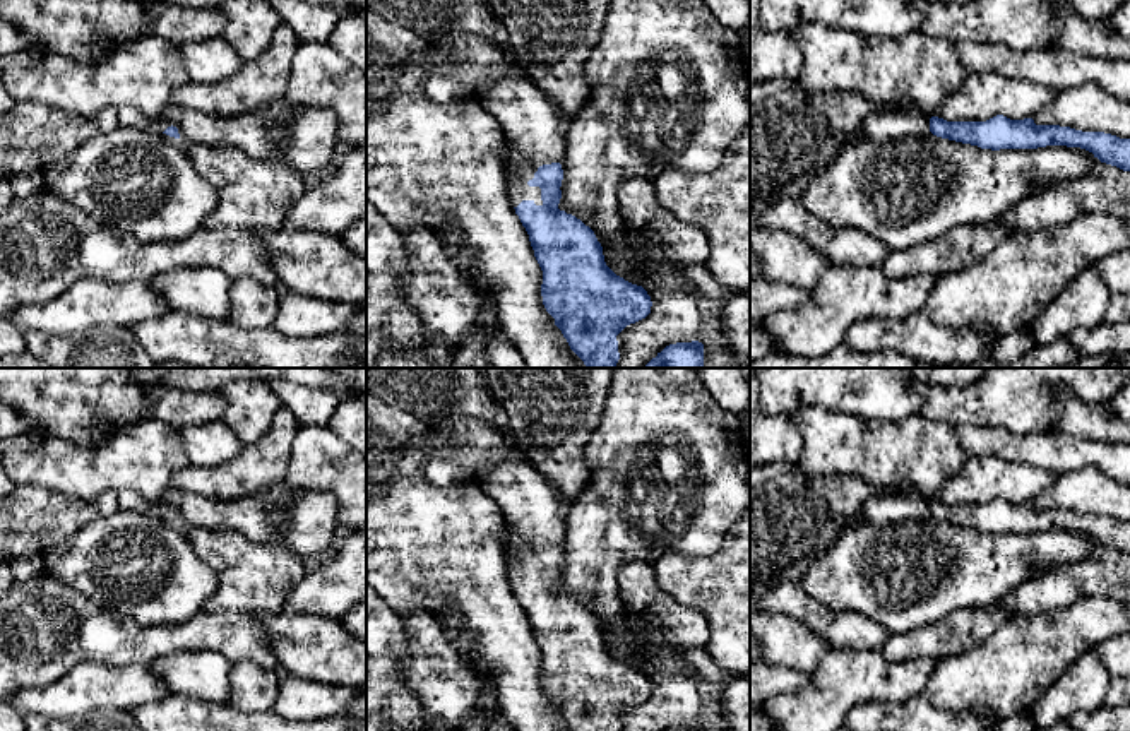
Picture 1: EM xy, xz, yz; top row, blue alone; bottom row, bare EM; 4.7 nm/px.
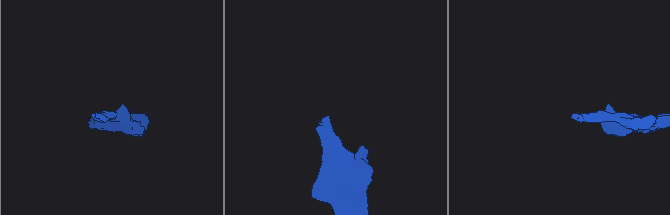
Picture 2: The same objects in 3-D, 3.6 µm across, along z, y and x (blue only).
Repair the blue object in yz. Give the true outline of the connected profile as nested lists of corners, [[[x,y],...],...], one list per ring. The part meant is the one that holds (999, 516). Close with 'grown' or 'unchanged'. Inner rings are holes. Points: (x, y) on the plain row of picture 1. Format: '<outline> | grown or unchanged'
[[[890,493],[882,496],[871,496],[858,512],[858,520],[870,520],[875,526],[895,524],[901,520],[923,519],[931,515],[937,520],[978,529],[981,532],[1038,532],[1046,529],[1067,529],[1080,531],[1094,538],[1101,546],[1116,550],[1123,555],[1130,555],[1130,522],[1120,522],[1104,515],[1082,515],[1060,508],[1036,508],[1032,502],[1010,503],[1003,498],[996,498],[986,505],[947,505],[938,500],[928,502],[921,496],[906,496],[901,493]]] | grown

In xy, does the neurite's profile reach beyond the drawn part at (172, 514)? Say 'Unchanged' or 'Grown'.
Grown

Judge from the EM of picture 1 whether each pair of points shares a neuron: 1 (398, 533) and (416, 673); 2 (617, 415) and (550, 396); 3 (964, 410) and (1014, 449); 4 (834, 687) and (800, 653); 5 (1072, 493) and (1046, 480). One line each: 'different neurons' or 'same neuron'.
1: different neurons
2: different neurons
3: different neurons
4: different neurons
5: different neurons

